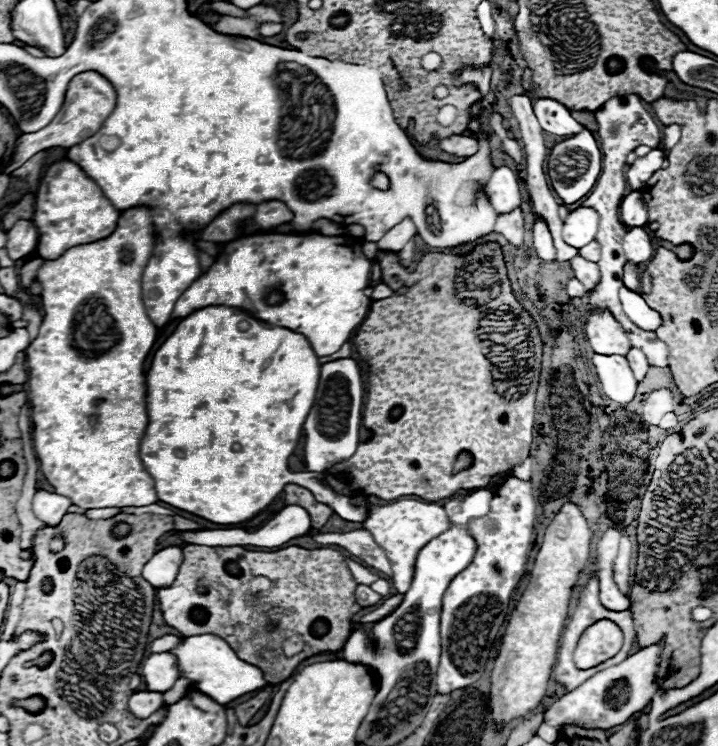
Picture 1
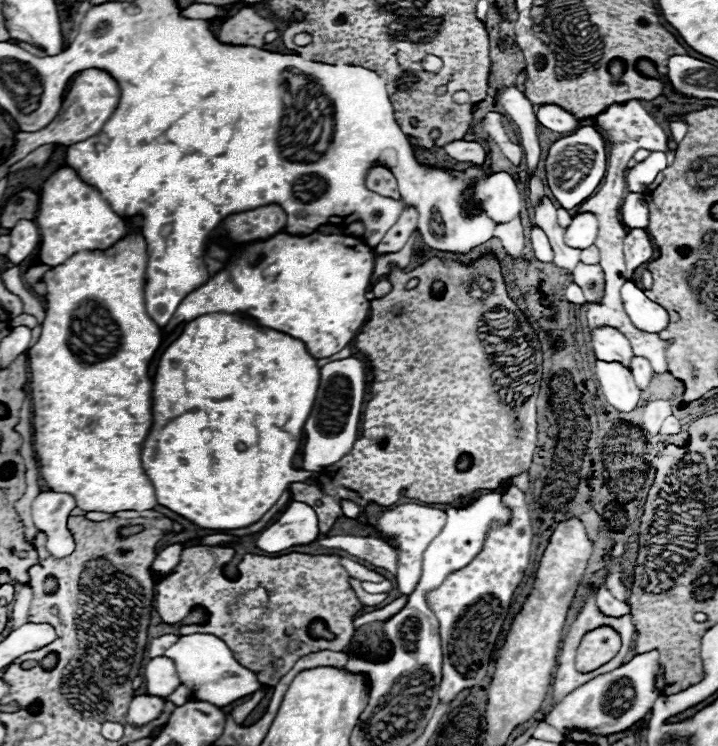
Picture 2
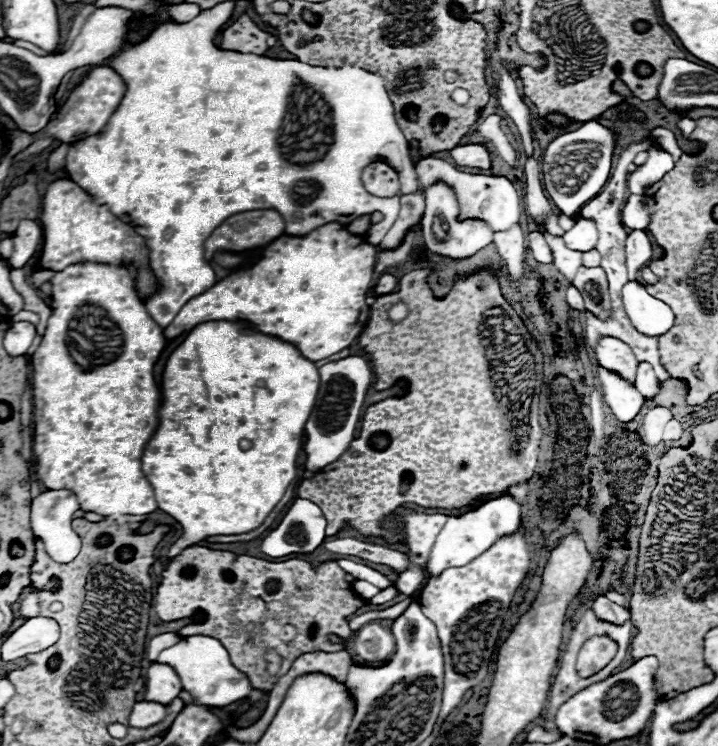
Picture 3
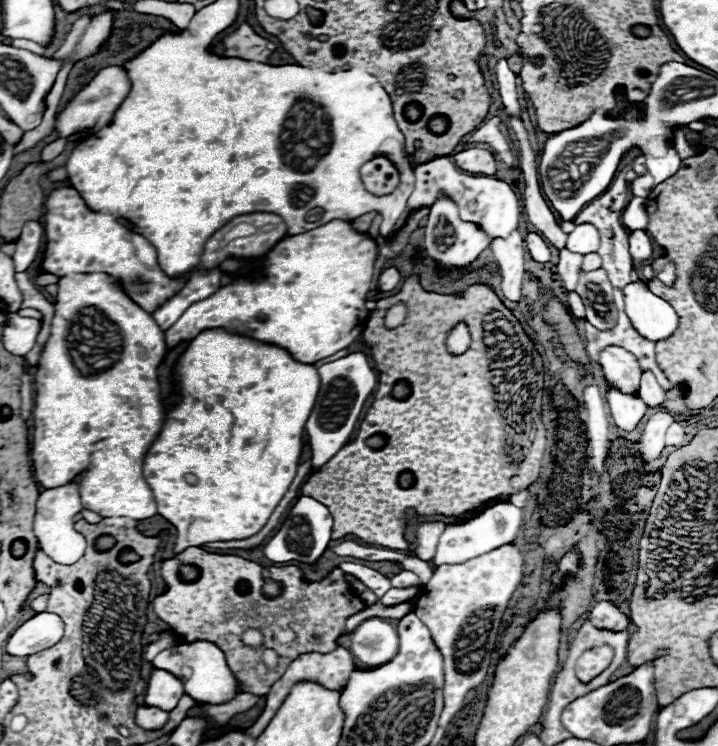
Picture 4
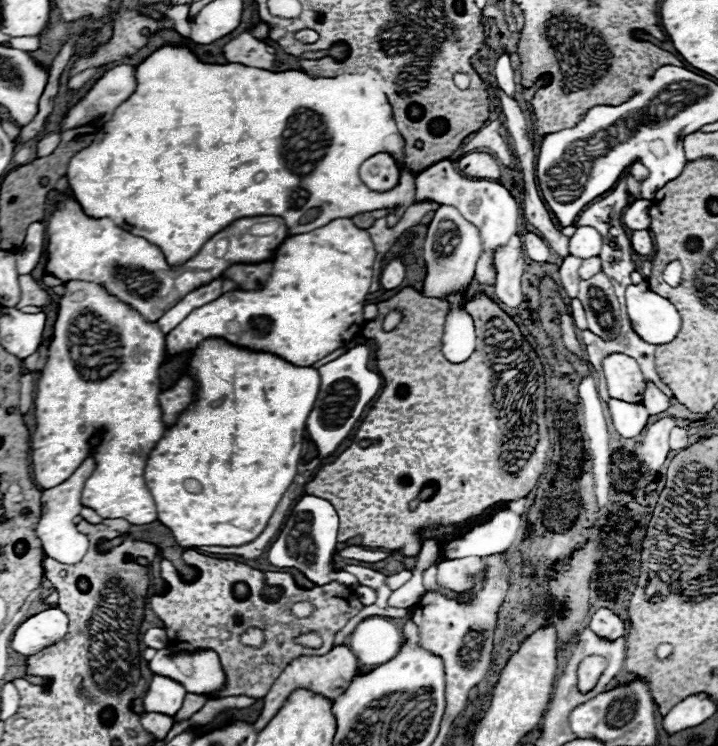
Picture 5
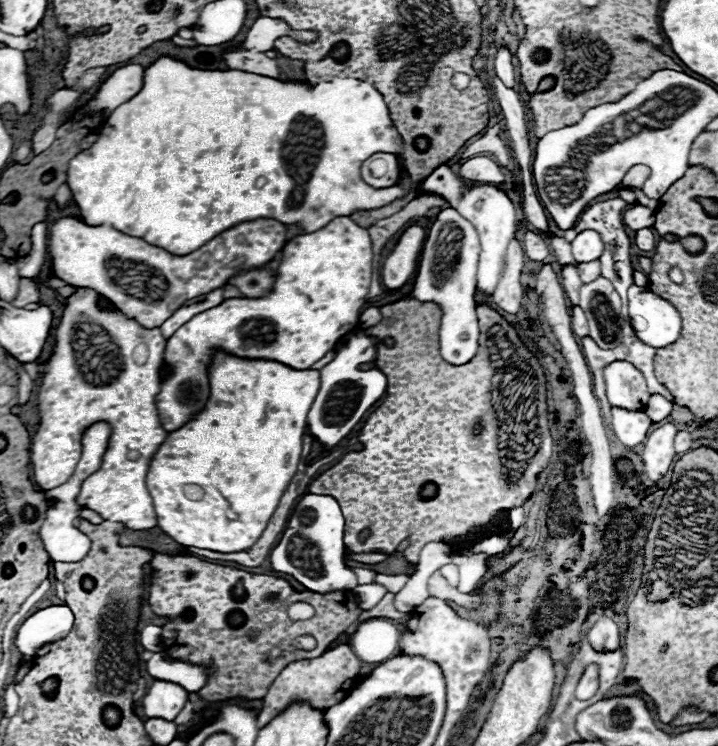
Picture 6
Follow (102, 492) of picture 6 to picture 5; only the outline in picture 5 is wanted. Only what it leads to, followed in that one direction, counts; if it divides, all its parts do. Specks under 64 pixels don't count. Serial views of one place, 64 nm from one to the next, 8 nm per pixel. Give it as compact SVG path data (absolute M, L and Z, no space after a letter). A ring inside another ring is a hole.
M64 282L64 294L58 302L58 318L54 322L46 364L36 380L32 472L34 482L40 488L46 490L62 484L92 454L96 460L96 470L82 488L82 506L96 510L102 518L124 518L130 524L150 524L156 520L154 498L144 482L144 468L150 450L166 430L158 404L158 368L166 358L164 338L166 336L156 322L146 322L140 312L110 296L98 282ZM98 432L102 434L102 440L96 448L90 448L90 438Z

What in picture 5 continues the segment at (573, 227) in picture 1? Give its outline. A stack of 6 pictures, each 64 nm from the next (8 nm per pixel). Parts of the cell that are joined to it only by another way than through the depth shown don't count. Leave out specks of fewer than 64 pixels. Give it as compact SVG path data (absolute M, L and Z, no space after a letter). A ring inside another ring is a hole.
M578 226L576 232L570 236L570 252L578 258L598 256L600 248L602 248L602 238L594 228Z

